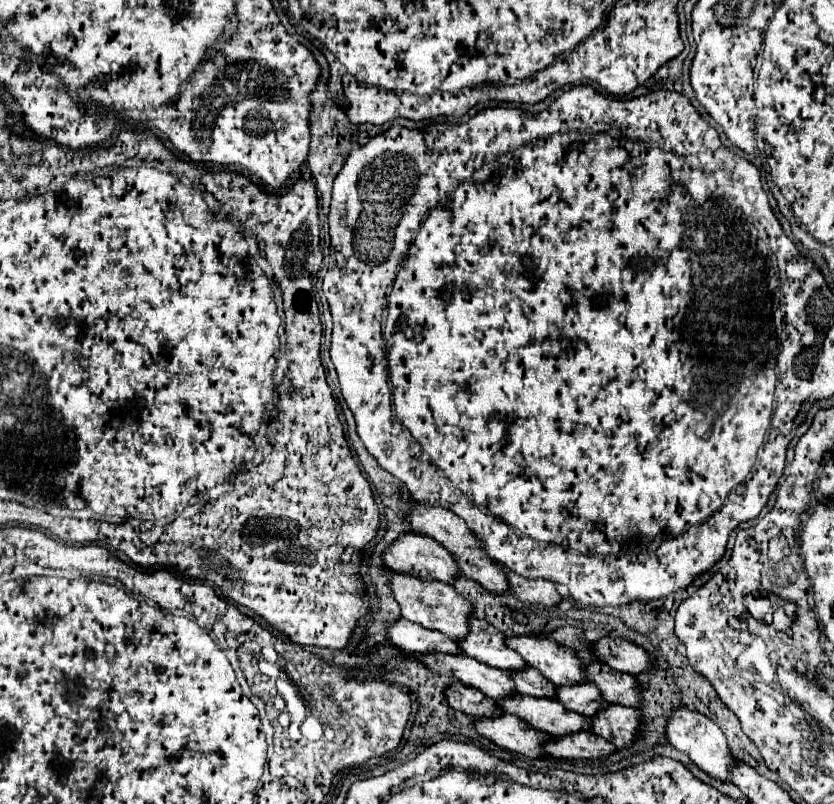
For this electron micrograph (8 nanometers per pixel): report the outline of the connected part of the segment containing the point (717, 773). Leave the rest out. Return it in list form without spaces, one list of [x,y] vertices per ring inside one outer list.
[[[689,708],[675,710],[667,726],[667,738],[679,752],[685,752],[691,758],[691,762],[711,778],[721,782],[731,780],[731,768],[735,764],[735,758],[727,746],[725,734],[717,730],[717,724],[713,724],[713,720],[709,720],[707,716],[701,716],[699,712]]]

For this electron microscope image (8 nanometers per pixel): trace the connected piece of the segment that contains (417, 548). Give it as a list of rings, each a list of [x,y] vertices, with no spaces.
[[[403,534],[387,552],[385,564],[409,576],[421,580],[441,580],[453,584],[461,578],[461,570],[451,552],[447,552],[439,542],[427,536]]]

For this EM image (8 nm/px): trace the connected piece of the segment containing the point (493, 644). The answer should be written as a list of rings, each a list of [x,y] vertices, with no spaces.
[[[471,620],[473,632],[469,632],[469,640],[459,640],[465,654],[501,670],[521,672],[527,668],[527,662],[511,648],[505,646],[505,634],[491,626],[487,620]]]

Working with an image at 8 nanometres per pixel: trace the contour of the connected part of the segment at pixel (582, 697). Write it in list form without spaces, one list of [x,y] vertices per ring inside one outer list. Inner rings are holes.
[[[583,684],[573,688],[557,688],[557,700],[565,704],[567,708],[573,708],[573,712],[583,714],[587,718],[593,718],[601,708],[607,706],[607,702],[601,696],[601,690],[595,688],[595,684]]]

